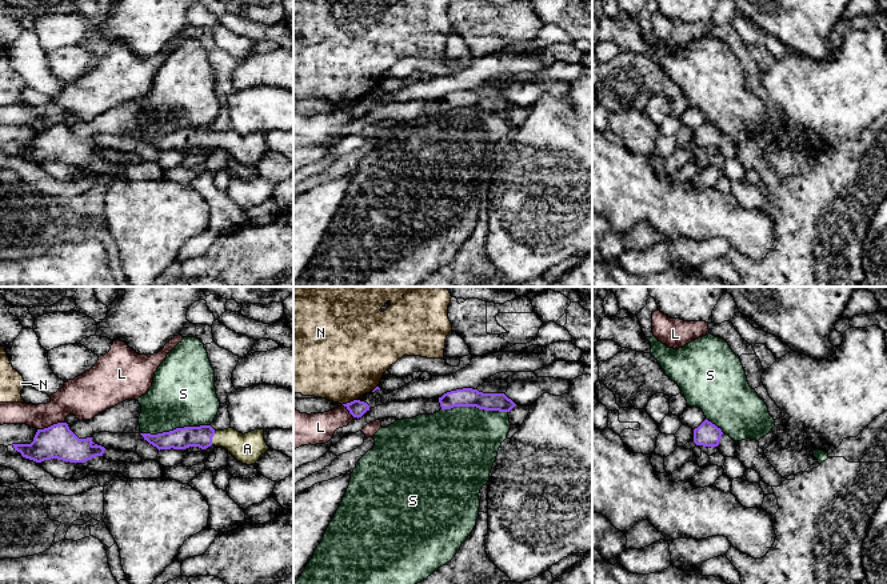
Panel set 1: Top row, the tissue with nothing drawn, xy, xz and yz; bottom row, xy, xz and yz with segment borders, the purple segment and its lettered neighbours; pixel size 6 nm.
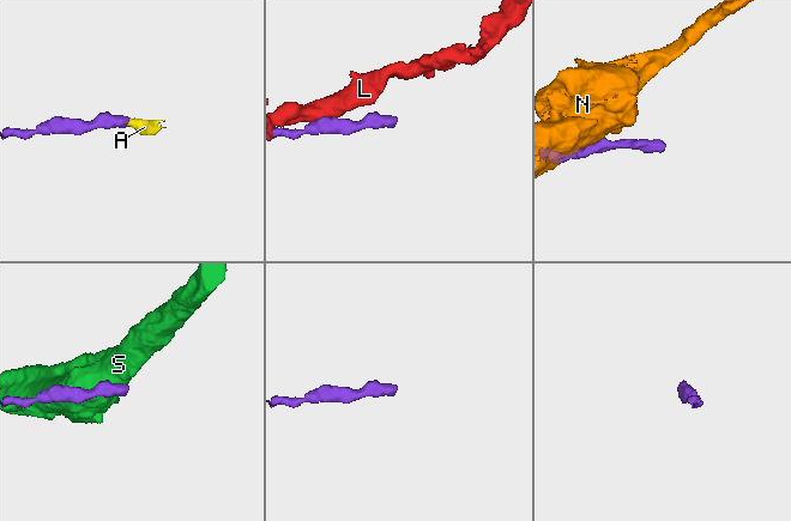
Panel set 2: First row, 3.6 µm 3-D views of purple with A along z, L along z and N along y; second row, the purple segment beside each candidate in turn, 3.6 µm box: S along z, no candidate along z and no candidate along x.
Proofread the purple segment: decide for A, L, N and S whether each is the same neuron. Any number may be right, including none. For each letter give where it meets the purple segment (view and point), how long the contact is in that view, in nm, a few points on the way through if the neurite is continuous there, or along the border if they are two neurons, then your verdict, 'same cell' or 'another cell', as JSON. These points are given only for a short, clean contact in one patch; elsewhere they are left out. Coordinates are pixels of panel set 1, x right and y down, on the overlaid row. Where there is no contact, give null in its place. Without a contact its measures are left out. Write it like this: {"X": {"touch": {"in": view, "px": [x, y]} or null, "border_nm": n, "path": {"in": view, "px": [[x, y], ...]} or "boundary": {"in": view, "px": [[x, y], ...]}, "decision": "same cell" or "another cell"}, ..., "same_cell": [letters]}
{"A": {"touch": {"in": "xy", "px": [212, 436]}, "border_nm": 90, "path": {"in": "xy", "px": [[200, 436], [212, 436], [230, 439], [247, 448]]}, "decision": "same cell"}, "L": {"touch": {"in": "xy", "px": [51, 426]}, "border_nm": 170, "decision": "another cell"}, "N": {"touch": {"in": "xz", "px": [348, 403]}, "border_nm": 100, "boundary": {"in": "xz", "px": [[356, 399], [342, 404]]}, "decision": "another cell"}, "S": {"touch": {"in": "xy", "px": [176, 428]}, "border_nm": 420, "boundary": {"in": "xy", "px": [[210, 424], [176, 427], [156, 434], [140, 434]]}, "decision": "another cell"}, "same_cell": ["A"]}

